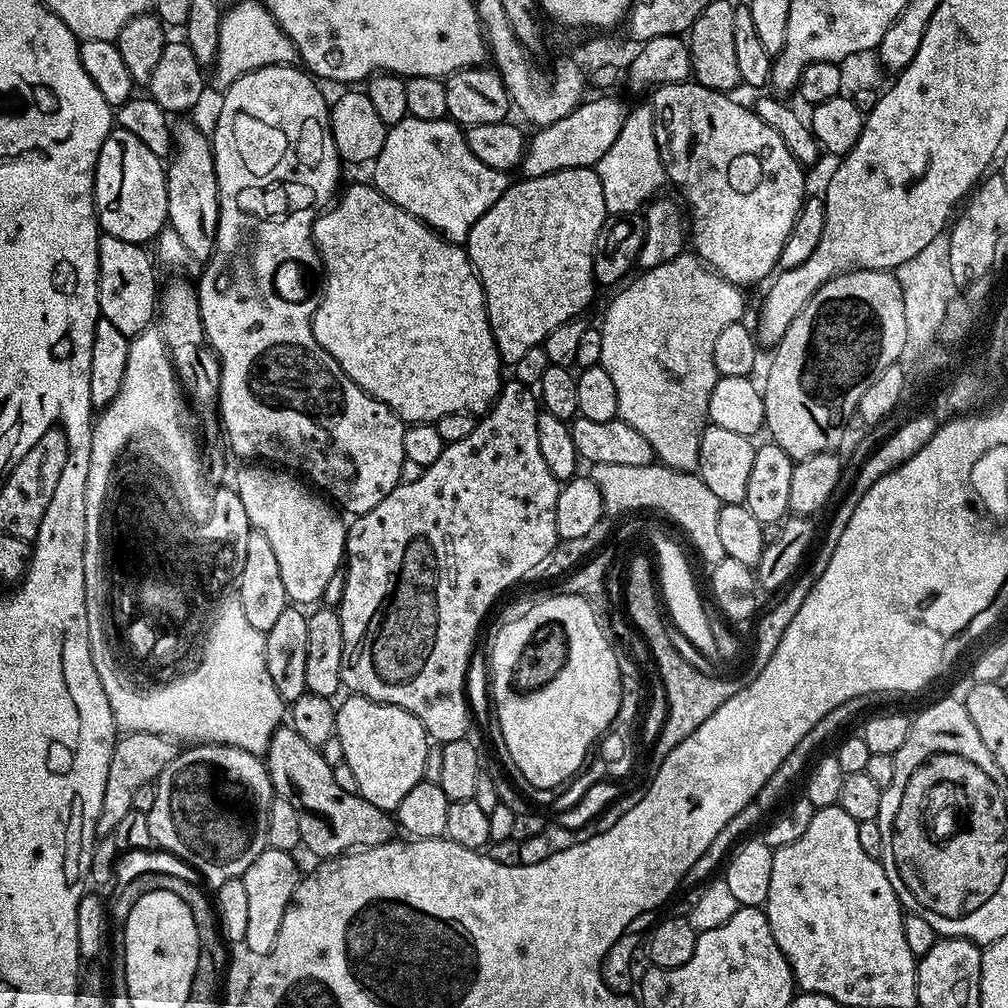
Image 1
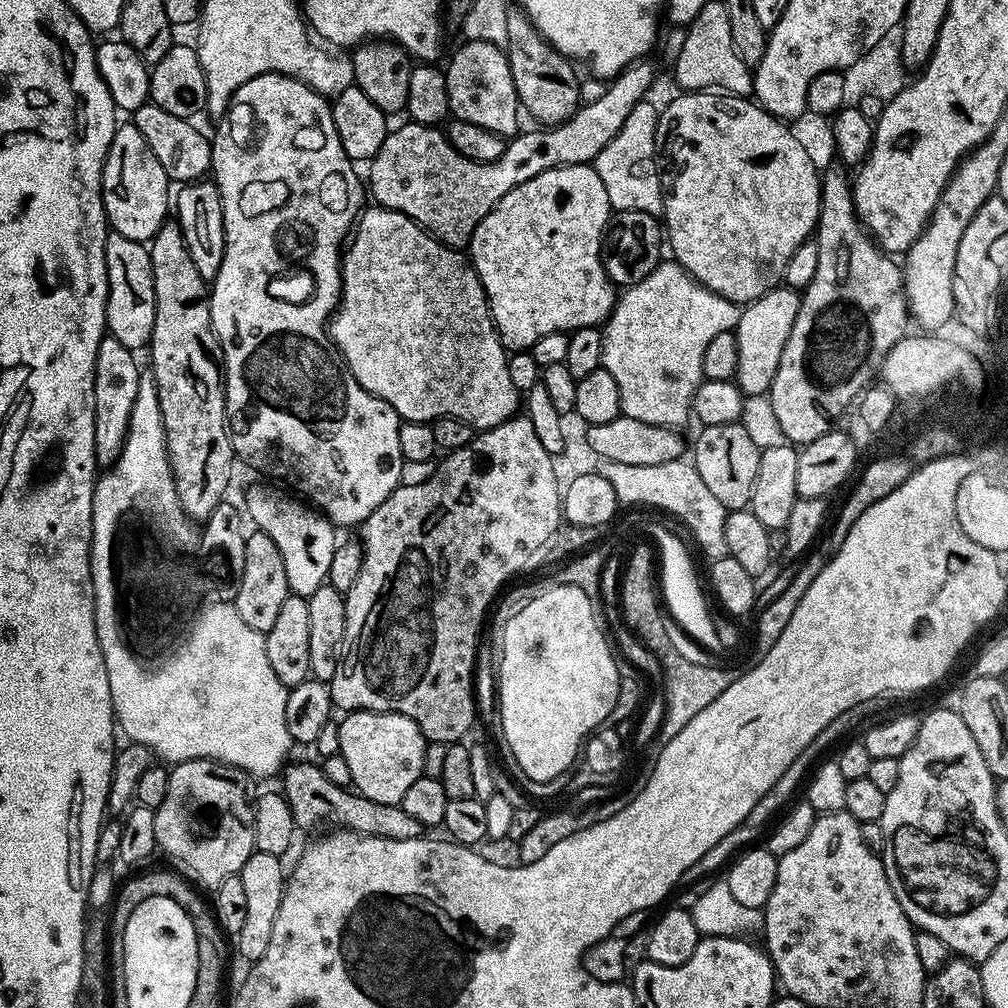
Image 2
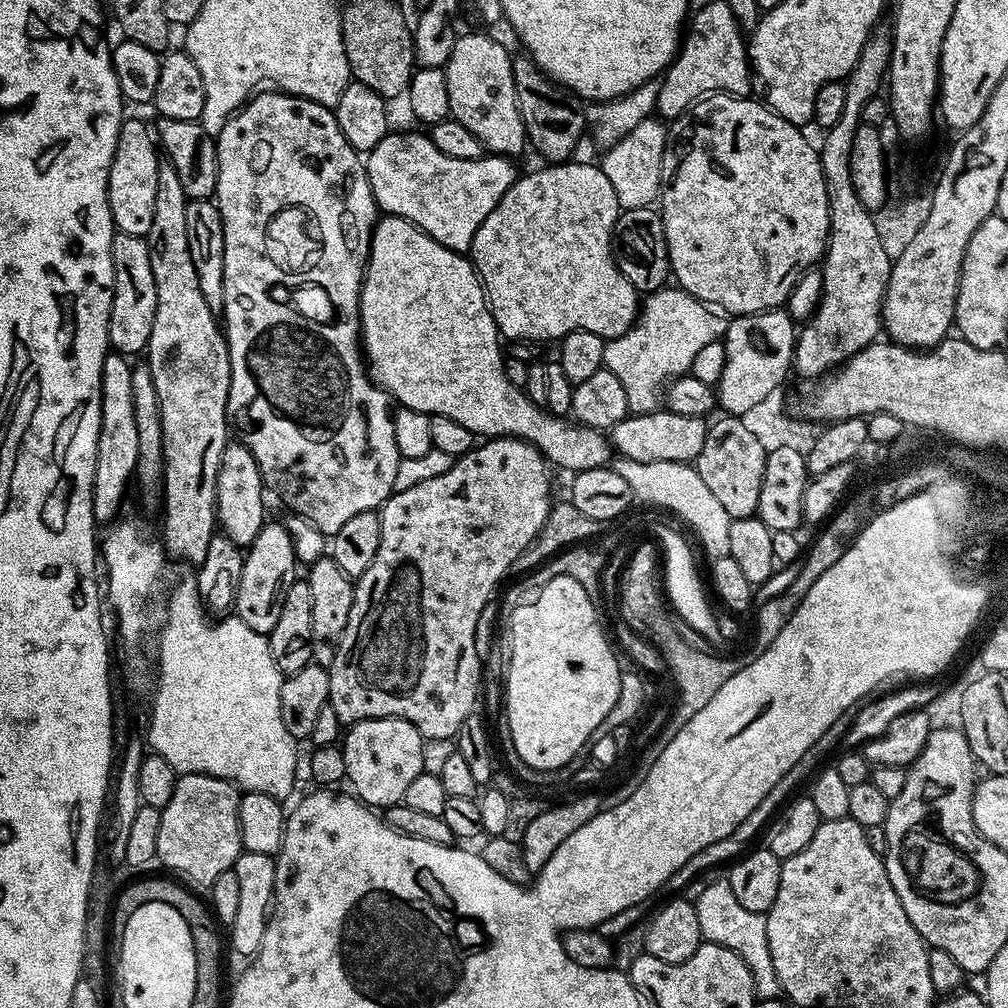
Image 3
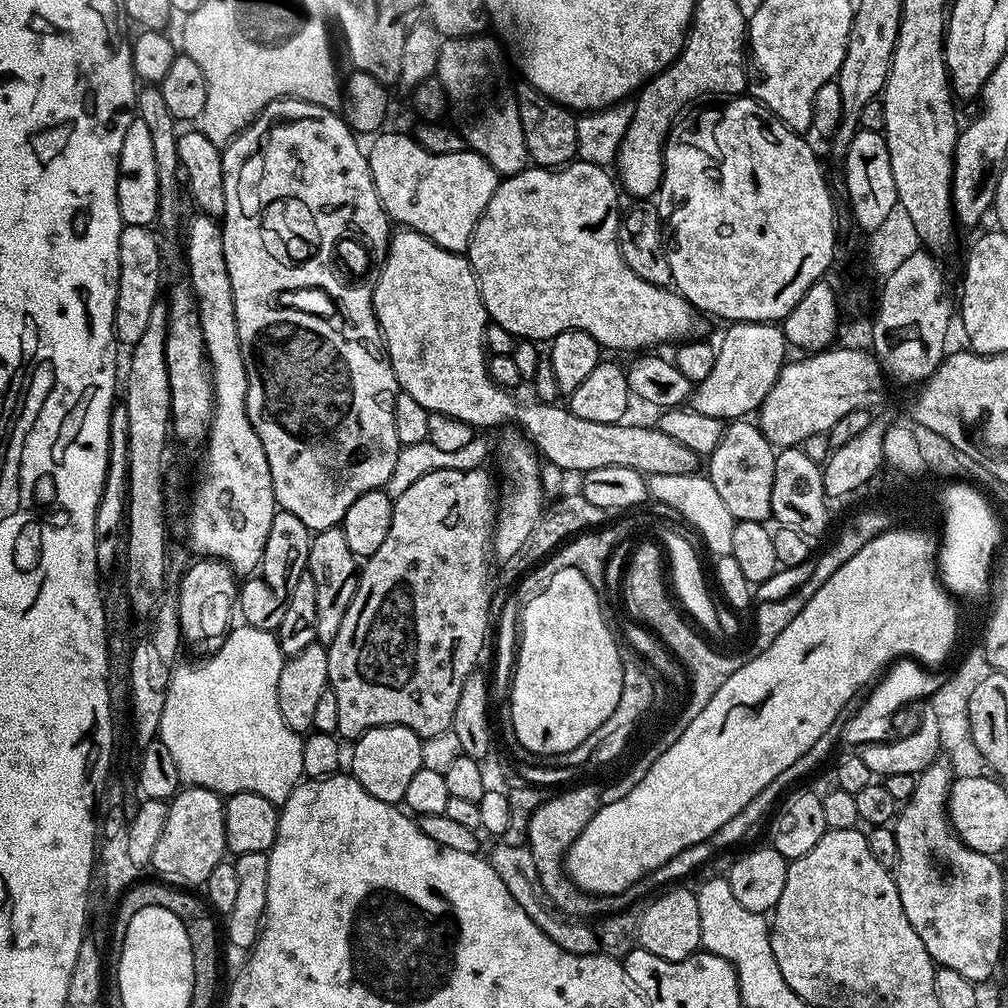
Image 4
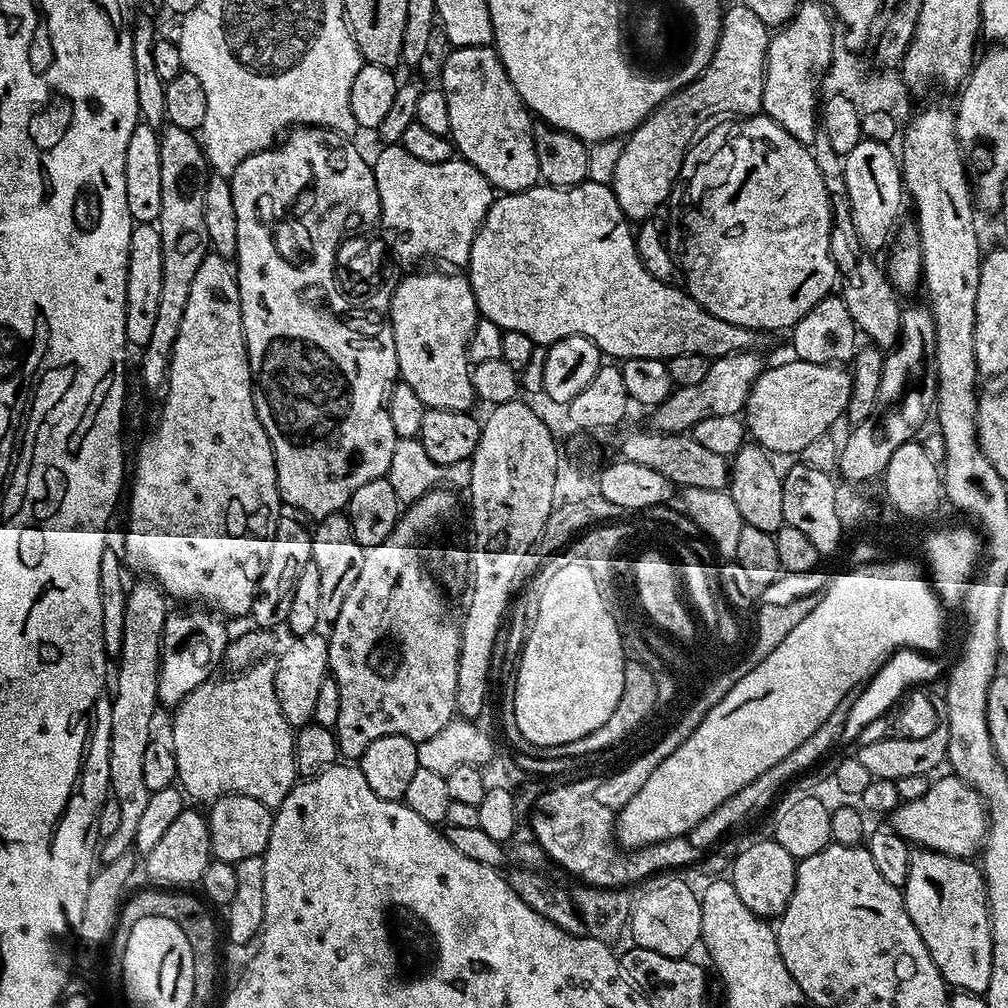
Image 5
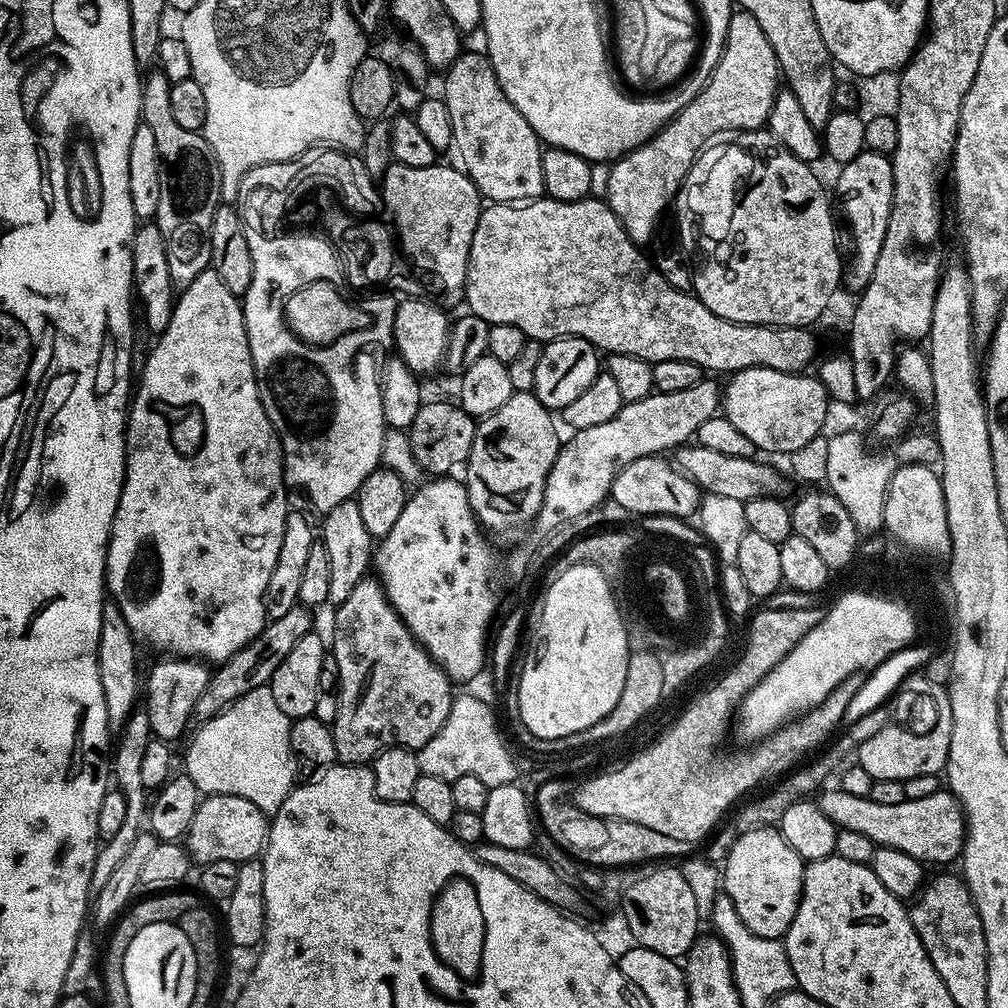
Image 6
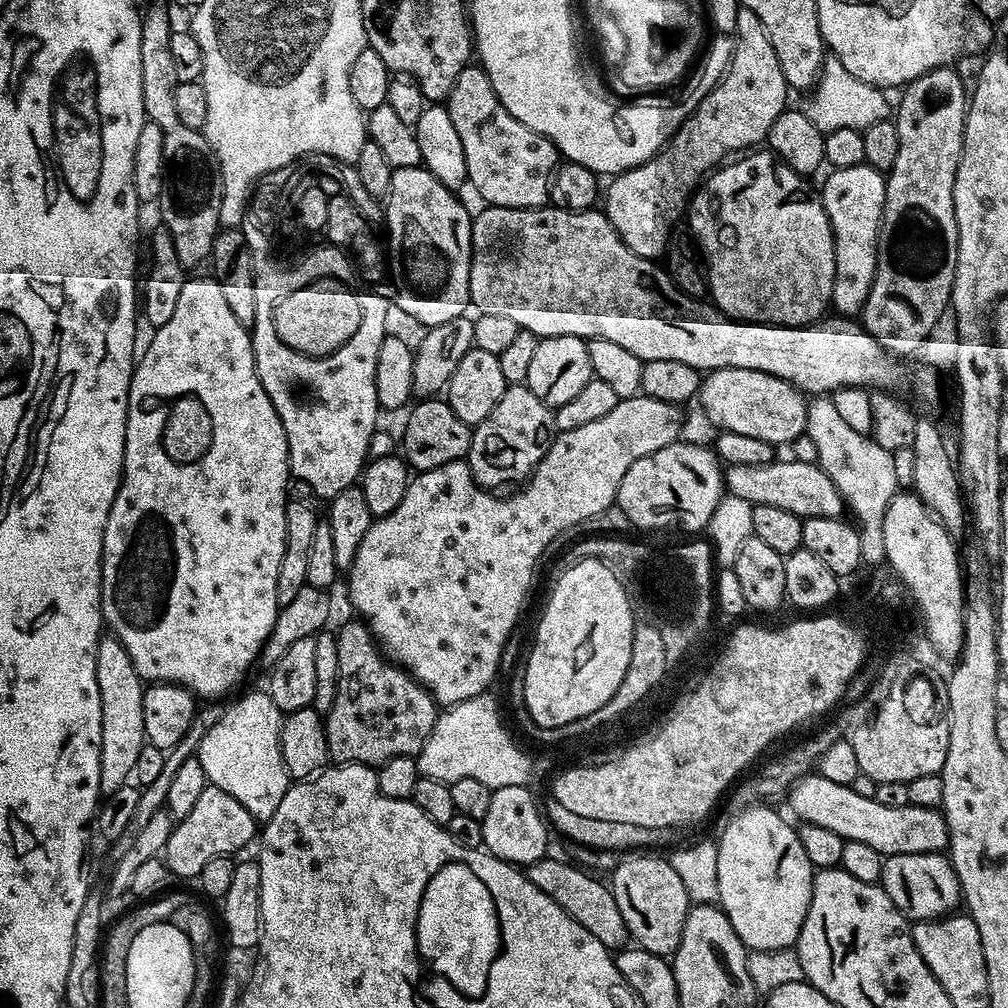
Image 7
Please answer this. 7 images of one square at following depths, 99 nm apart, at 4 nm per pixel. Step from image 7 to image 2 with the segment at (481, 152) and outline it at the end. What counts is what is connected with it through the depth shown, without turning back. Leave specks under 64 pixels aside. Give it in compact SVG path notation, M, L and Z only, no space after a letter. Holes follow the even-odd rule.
M464 40L461 48L448 60L448 68L443 69L446 78L446 94L448 95L448 110L455 119L474 122L474 126L482 126L482 130L490 130L494 134L511 138L521 131L520 116L522 109L520 99L514 90L514 74L510 74L510 62L502 48L490 42Z

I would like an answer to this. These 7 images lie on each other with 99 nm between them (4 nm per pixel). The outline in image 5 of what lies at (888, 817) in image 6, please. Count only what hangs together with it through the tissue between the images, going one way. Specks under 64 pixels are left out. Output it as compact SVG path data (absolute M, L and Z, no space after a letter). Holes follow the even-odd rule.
M955 774L947 775L937 775L937 780L929 783L922 798L901 802L890 813L890 827L917 849L972 858L975 852L977 855L983 849L984 838L988 834L986 801L963 778Z

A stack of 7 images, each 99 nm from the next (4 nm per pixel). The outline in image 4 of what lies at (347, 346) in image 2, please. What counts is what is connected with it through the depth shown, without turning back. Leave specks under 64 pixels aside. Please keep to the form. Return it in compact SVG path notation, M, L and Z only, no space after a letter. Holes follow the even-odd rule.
M400 230L400 233L391 237L388 245L388 251L383 257L384 265L380 268L380 277L376 280L376 289L371 289L370 292L370 307L376 314L376 321L380 327L380 335L384 337L384 347L388 353L388 360L392 364L392 369L396 375L396 381L400 384L403 392L410 394L410 398L414 398L414 402L422 402L422 406L429 414L437 412L443 416L450 418L458 418L462 422L466 422L473 430L492 430L488 428L496 428L499 424L508 424L511 420L516 420L515 427L523 432L532 442L532 447L545 461L548 460L556 468L561 468L564 472L577 472L583 474L590 470L602 470L602 466L626 466L635 472L654 475L654 474L688 474L693 475L697 471L696 463L698 457L694 450L686 450L686 446L682 446L680 442L674 442L672 438L662 434L658 426L652 428L643 428L640 424L628 424L629 422L621 422L611 424L610 422L589 422L586 418L578 418L578 414L574 414L566 406L557 406L556 404L542 404L539 402L531 402L532 404L519 404L515 400L511 391L499 388L492 381L492 375L488 372L488 356L484 347L484 335L489 326L488 312L484 308L482 302L482 294L480 287L476 281L476 275L472 269L472 264L469 262L467 255L459 252L451 252L442 246L438 246L430 238L426 238L422 234L411 230Z

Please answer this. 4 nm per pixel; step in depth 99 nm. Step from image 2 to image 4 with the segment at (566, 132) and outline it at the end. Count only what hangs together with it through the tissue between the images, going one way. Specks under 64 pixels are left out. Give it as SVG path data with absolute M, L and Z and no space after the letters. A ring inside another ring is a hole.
M387 132L375 137L376 145L373 146L372 152L370 148L367 157L374 190L378 194L380 205L388 213L389 221L396 223L397 220L400 226L430 238L446 250L467 253L476 224L488 208L490 200L494 198L496 188L501 182L494 166L490 166L486 158L471 150L458 154L430 154L430 150L423 148L411 135Z

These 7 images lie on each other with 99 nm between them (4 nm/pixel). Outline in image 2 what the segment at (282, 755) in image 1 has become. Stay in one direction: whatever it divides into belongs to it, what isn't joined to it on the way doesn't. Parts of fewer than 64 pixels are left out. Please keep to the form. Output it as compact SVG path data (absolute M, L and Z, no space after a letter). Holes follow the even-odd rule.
M319 763L291 764L283 769L282 791L288 798L297 829L320 828L323 824L332 824L328 826L339 826L362 836L377 836L391 840L419 840L425 835L424 825L410 818L410 814L406 814L406 810L402 810L399 804L370 802L370 798L361 796L355 791L334 786L334 782L326 778L324 769Z

